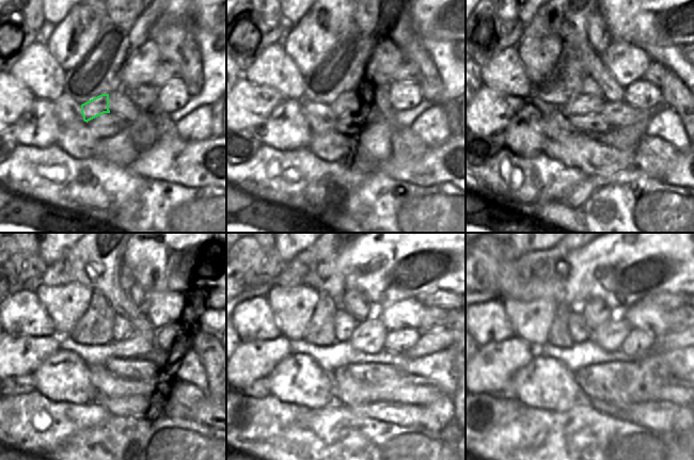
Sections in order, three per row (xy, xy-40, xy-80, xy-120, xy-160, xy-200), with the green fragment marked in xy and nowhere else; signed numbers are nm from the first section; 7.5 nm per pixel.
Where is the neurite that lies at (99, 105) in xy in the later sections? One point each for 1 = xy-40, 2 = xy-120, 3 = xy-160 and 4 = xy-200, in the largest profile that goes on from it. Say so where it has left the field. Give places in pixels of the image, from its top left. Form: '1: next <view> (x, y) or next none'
1: next xy-40 (344, 104)
2: next xy-120 (127, 343)
3: next xy-160 (368, 336)
4: next xy-200 (610, 335)

